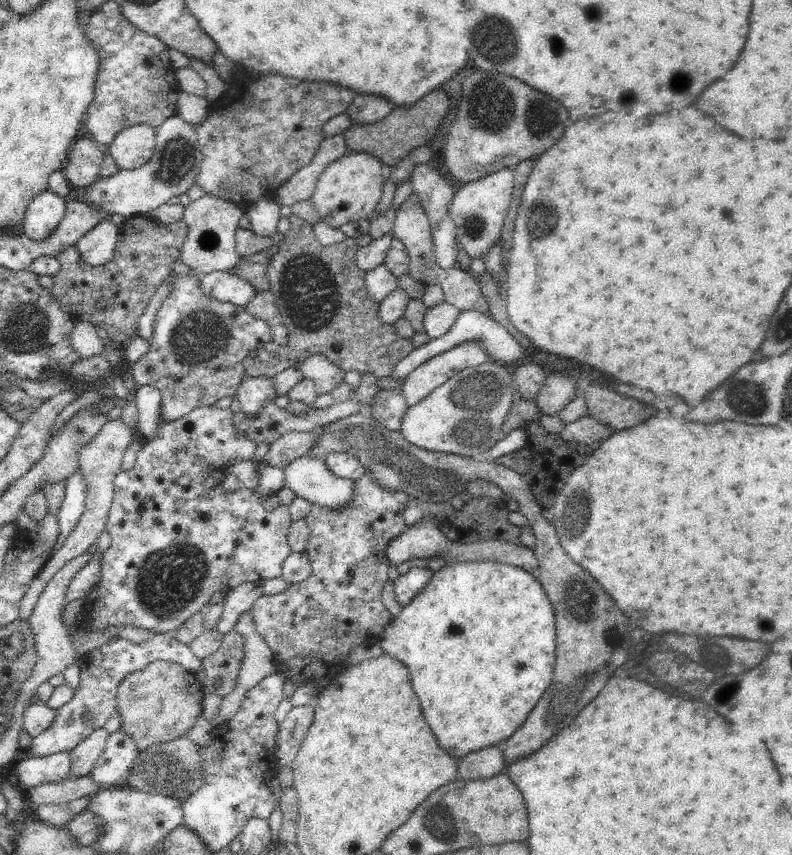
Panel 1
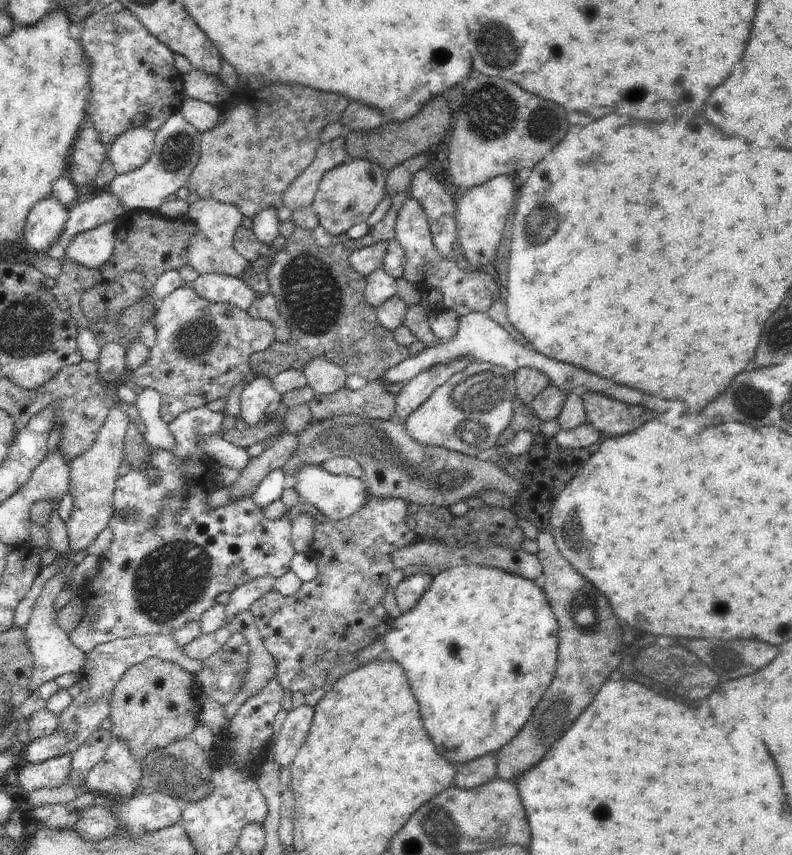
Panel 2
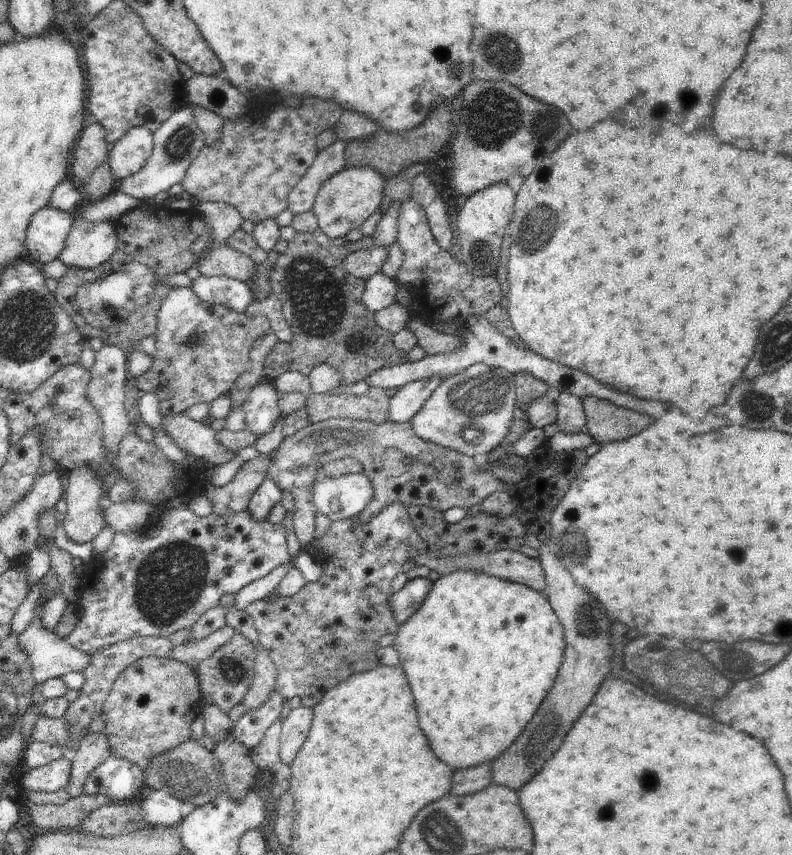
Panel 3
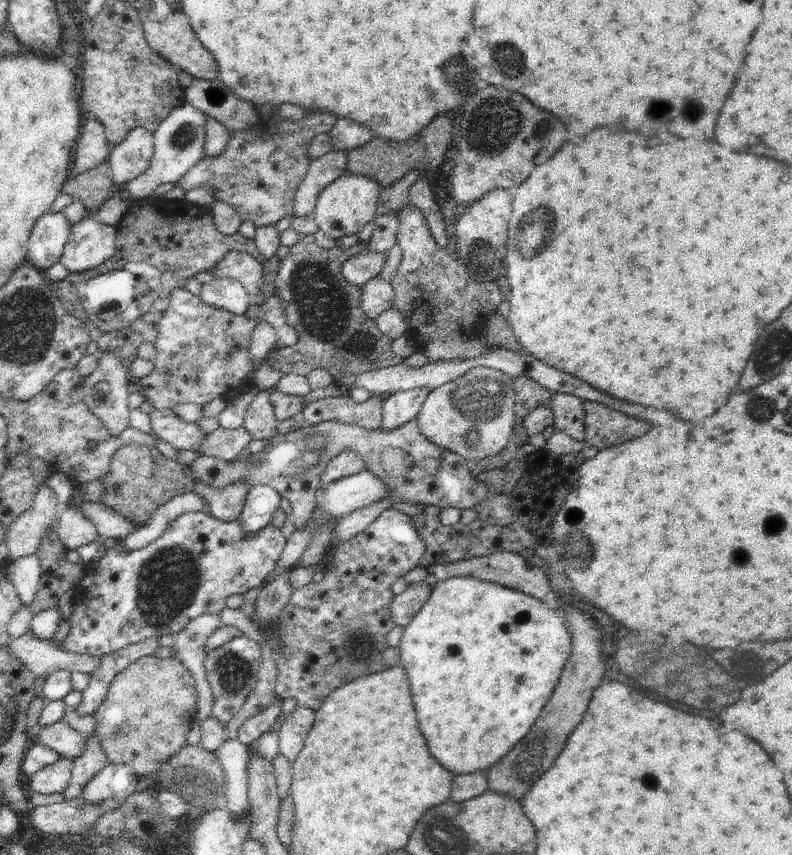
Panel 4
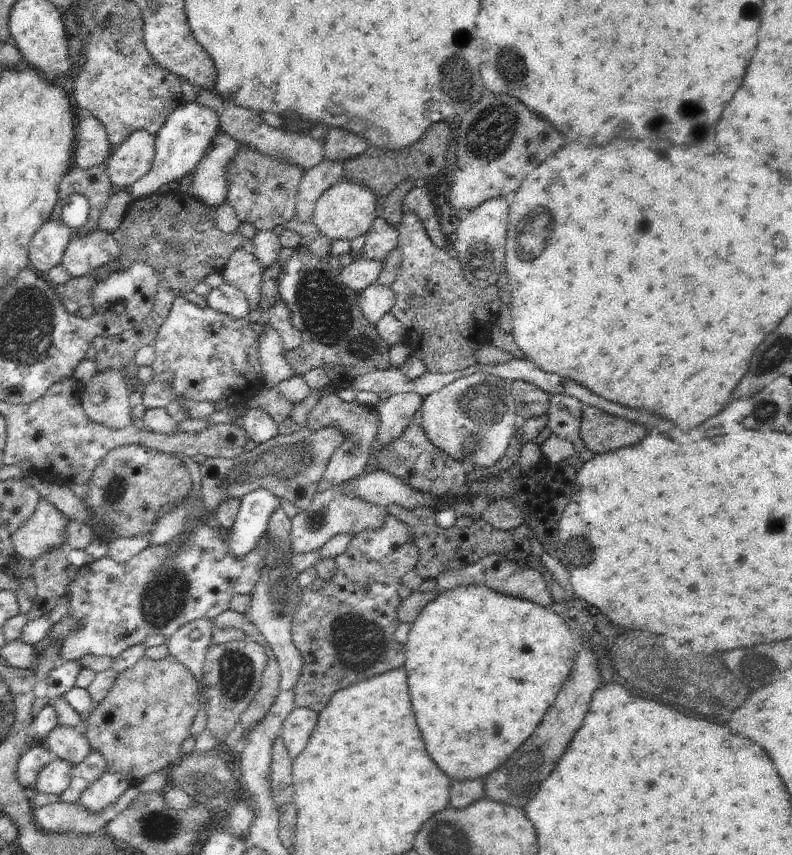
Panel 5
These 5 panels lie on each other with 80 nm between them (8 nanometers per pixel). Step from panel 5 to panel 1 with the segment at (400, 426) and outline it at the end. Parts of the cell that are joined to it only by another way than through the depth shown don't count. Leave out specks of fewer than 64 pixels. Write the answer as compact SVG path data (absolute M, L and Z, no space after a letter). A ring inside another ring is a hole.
M465 342L421 364L400 385L407 410L461 370L490 360L479 343Z

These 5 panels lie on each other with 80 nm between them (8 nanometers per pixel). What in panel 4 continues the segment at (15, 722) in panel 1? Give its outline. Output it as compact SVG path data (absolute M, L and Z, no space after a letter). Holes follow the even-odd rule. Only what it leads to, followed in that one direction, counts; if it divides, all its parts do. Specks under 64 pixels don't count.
M28 630L20 638L10 641L10 656L20 658L22 664L35 675L48 678L58 670L79 671L90 673L100 666L100 657L88 654L66 652L62 643L51 639L38 640Z

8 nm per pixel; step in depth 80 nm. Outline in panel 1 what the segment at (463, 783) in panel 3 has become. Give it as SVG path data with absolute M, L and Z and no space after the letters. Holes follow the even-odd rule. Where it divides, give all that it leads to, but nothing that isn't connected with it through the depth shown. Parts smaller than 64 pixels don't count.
M505 742L493 747L470 753L461 758L458 763L456 781L475 781L492 778L504 770Z

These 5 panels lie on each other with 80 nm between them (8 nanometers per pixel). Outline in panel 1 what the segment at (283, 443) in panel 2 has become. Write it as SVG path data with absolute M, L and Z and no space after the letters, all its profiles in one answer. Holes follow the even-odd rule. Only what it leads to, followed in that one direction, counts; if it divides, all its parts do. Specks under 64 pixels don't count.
M324 427L314 431L290 431L269 445L269 450L263 460L256 463L255 470L260 475L263 464L285 469L299 456L303 457L317 443L317 438L323 433Z

